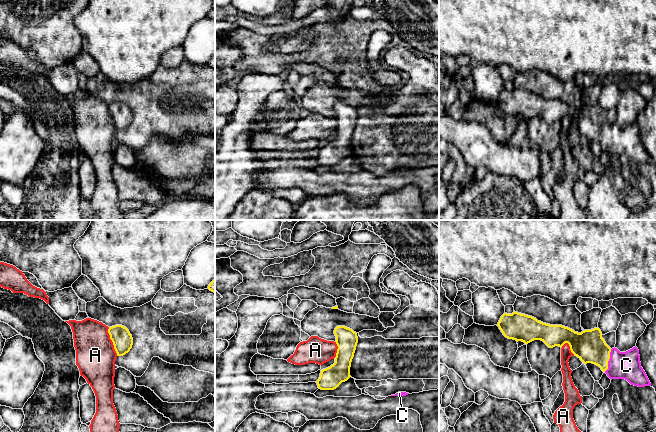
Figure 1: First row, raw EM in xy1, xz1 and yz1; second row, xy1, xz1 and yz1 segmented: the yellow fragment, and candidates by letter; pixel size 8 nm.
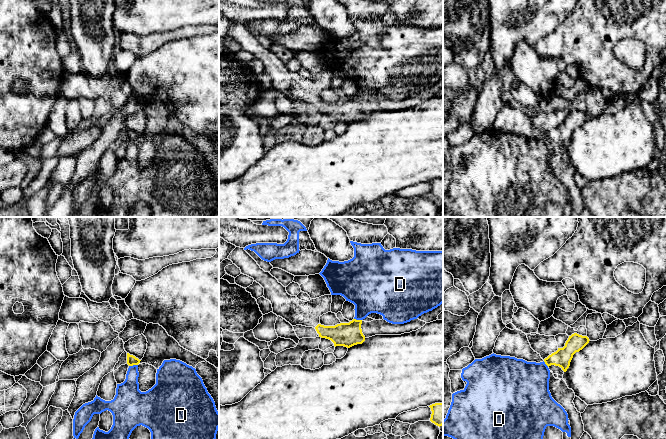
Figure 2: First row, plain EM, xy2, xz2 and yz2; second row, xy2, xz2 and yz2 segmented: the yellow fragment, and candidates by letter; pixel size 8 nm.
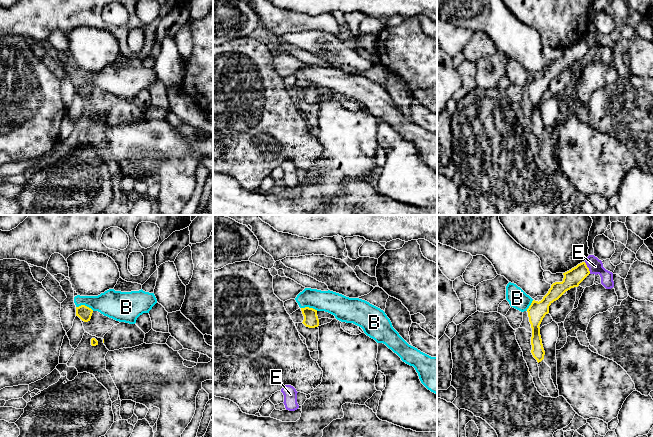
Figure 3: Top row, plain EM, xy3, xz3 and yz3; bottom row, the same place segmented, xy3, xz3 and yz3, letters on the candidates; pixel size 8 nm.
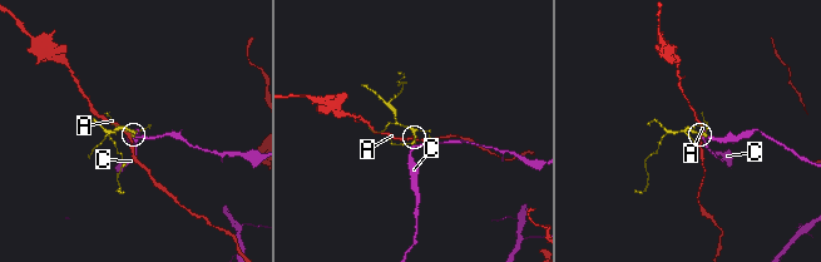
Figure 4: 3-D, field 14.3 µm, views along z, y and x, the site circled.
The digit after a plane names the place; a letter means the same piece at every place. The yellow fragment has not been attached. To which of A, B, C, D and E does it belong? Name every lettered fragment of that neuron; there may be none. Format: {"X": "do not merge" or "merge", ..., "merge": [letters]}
{"A": "do not merge", "B": "do not merge", "C": "merge", "D": "do not merge", "E": "do not merge", "merge": ["C"]}

